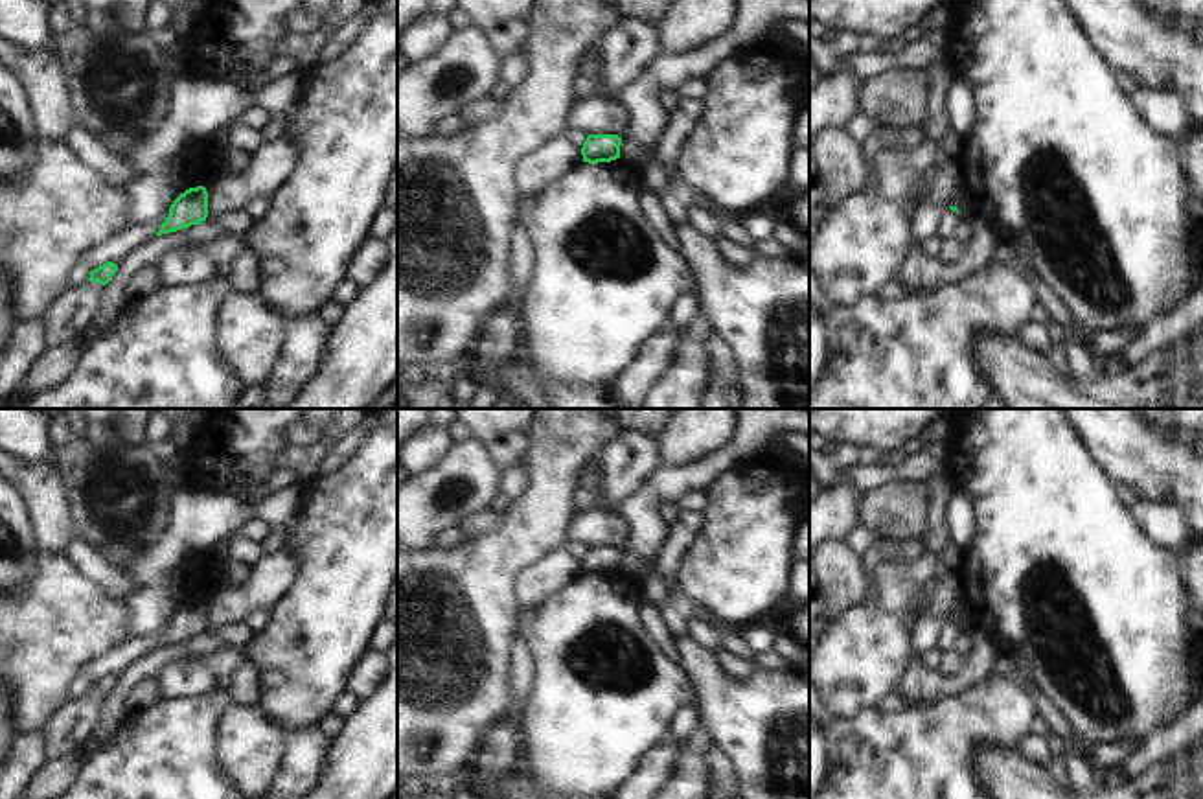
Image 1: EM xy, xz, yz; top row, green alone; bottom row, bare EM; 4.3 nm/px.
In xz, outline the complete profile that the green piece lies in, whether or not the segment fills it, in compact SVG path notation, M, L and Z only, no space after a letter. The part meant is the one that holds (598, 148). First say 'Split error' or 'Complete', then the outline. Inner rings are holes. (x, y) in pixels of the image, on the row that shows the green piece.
Complete. M589 134L583 147L583 162L598 164L620 158L622 138L618 134Z

